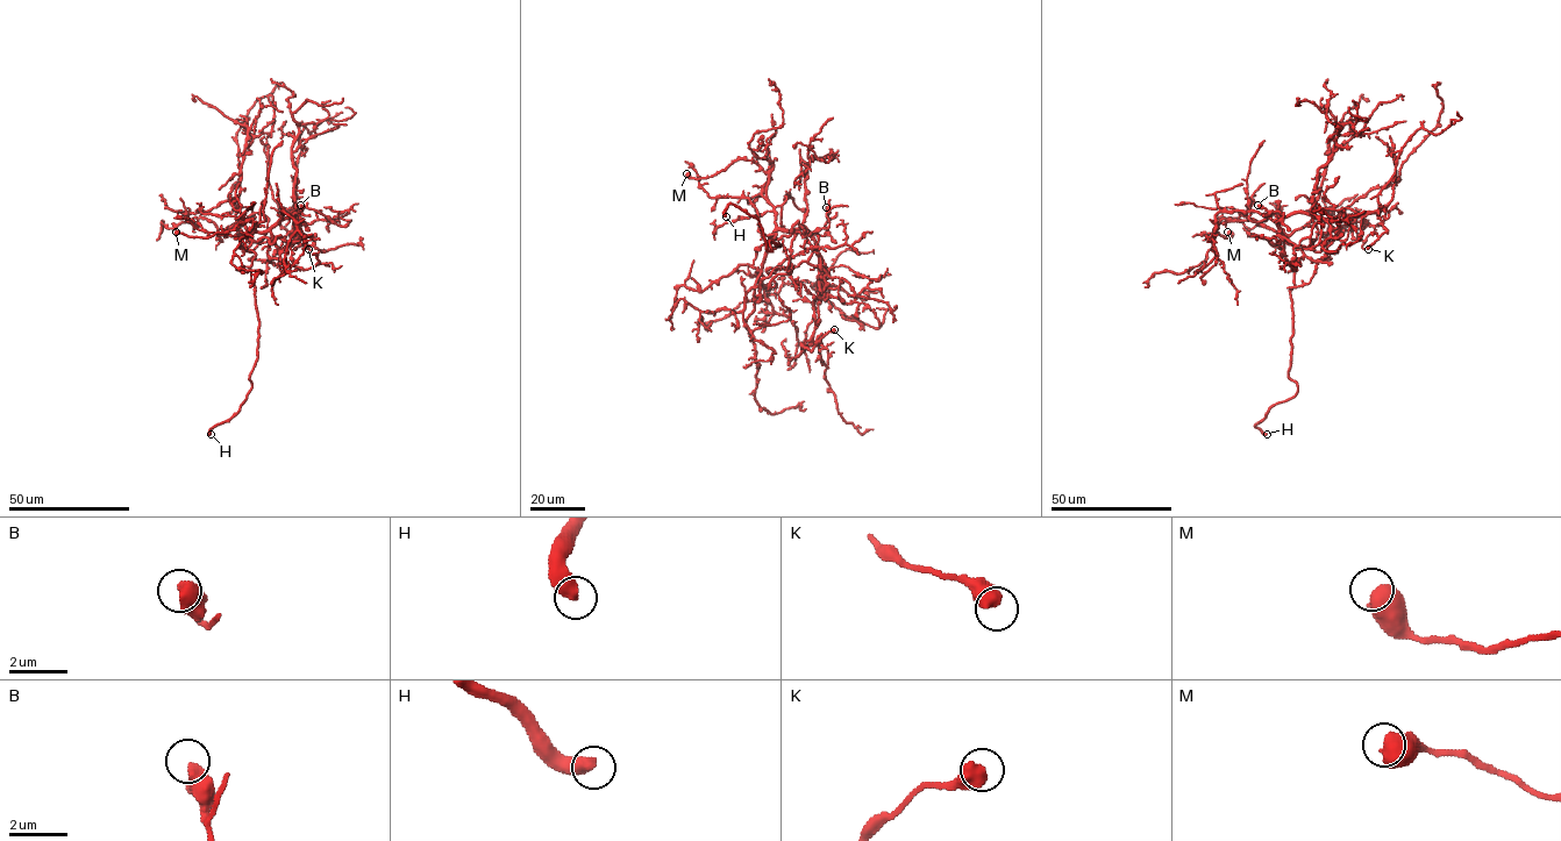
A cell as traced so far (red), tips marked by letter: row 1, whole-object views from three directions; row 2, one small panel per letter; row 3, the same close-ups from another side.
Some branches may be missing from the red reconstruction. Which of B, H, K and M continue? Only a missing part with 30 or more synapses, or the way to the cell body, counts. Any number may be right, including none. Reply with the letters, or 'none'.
H

